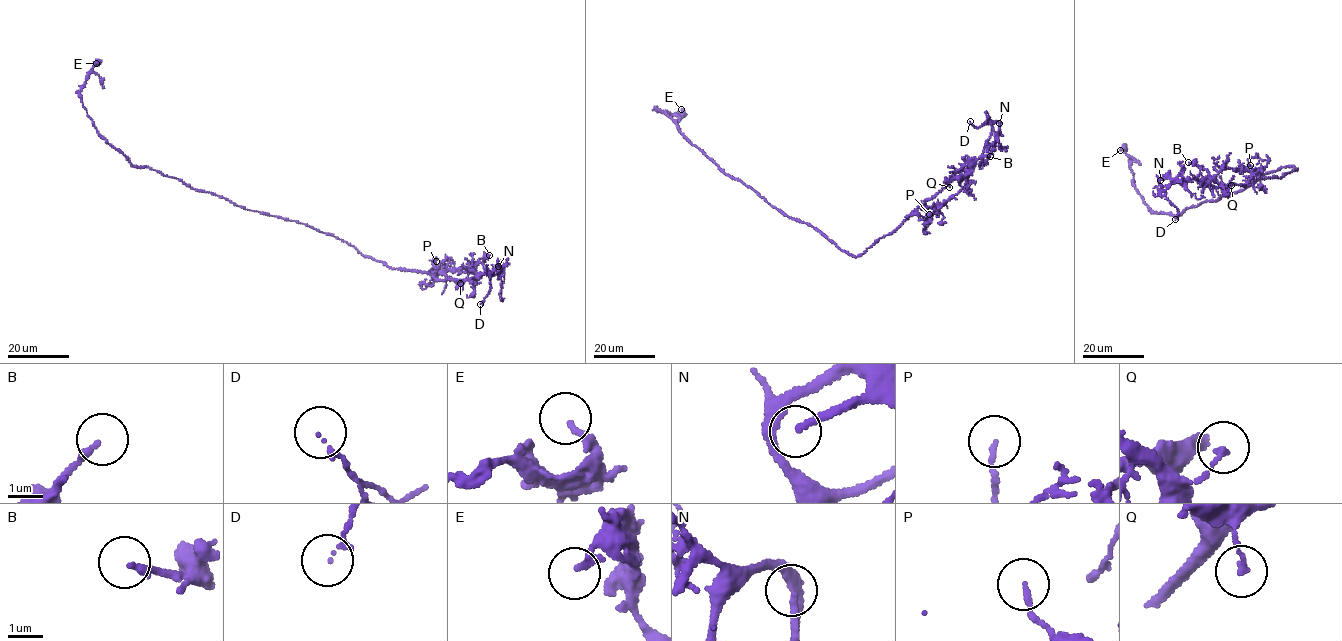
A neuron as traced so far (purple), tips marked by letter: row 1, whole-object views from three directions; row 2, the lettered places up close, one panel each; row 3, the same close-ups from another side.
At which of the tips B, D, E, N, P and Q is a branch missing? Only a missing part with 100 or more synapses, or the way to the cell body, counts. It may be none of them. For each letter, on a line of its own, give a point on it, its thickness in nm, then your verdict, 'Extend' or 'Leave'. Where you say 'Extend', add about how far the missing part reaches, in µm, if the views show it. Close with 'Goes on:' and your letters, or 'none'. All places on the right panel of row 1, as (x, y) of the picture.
B: Place: (1188, 162). Thickness 200 nm. Leave
D: Place: (1175, 219). Thickness 130 nm. Leave
E: Place: (1120, 150). Thickness 200 nm. Leave
N: Place: (1160, 180). Thickness 190 nm. Extend. Missing length about 20 µm
P: Place: (1250, 165). Thickness 130 nm. Leave
Q: Place: (1231, 185). Thickness 150 nm. Leave
Goes on: N

